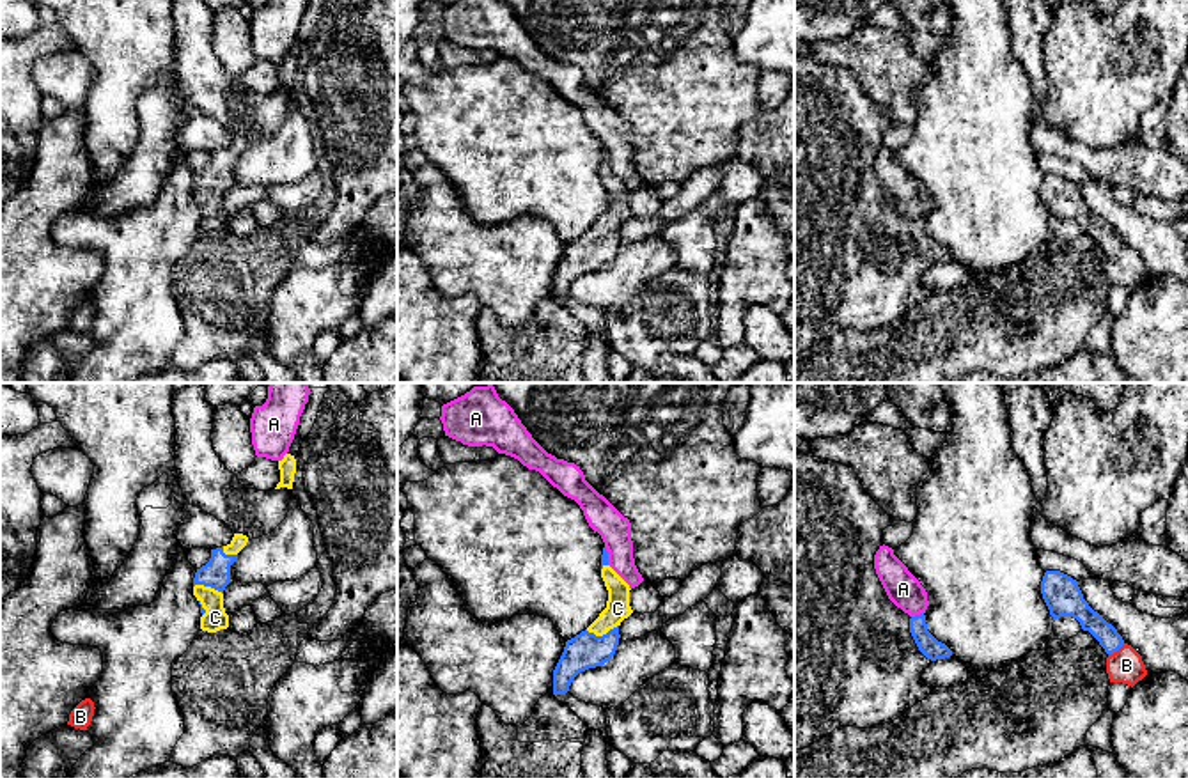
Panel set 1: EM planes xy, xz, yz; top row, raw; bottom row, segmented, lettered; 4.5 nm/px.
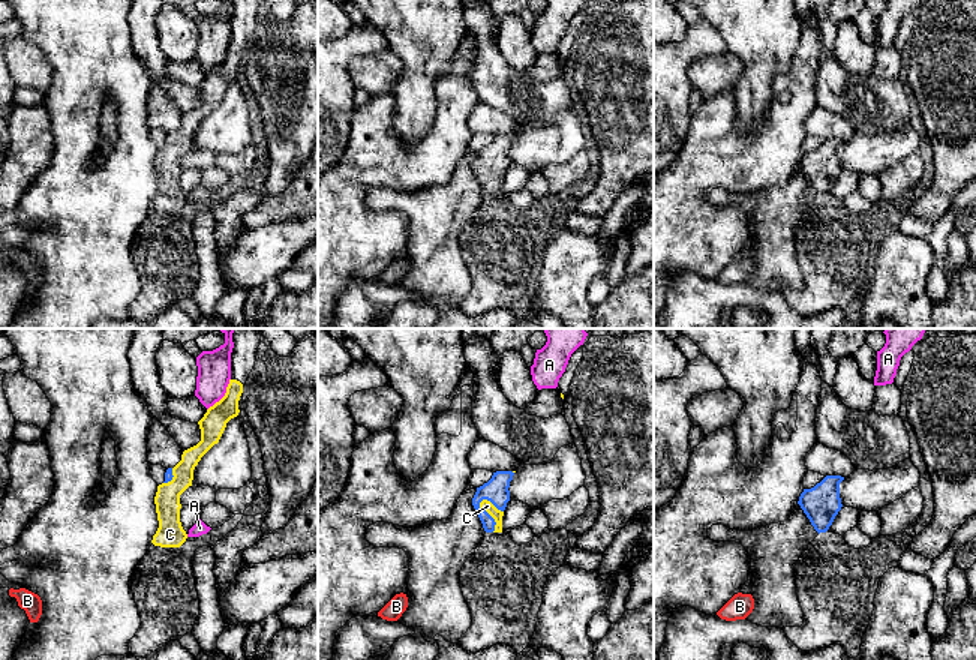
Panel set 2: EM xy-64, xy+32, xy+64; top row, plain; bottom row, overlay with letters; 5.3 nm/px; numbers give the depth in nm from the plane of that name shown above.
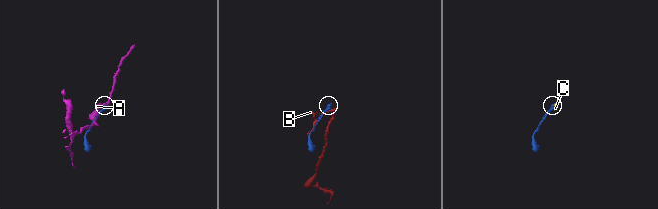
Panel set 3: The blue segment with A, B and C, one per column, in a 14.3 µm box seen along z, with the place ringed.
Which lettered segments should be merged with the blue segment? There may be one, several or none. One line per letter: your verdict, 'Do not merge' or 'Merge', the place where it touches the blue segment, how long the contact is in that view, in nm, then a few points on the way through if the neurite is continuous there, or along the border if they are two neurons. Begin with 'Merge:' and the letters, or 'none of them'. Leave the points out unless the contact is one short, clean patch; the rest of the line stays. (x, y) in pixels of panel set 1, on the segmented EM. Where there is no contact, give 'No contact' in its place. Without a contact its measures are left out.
Merge: C
A: Do not merge. Touches blue at yz (917, 615). Shared border 60 nm. Boundary: yz (922, 612), (912, 617)
B: Do not merge. Touches blue at yz (1116, 651). Shared border 90 nm. Boundary: yz (1125, 644), (1109, 654)
C: Merge. Touches blue at xz (603, 635). Shared border 150 nm

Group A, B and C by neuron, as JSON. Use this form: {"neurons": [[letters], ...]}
{"neurons": [["A"], ["B"], ["C"]]}

